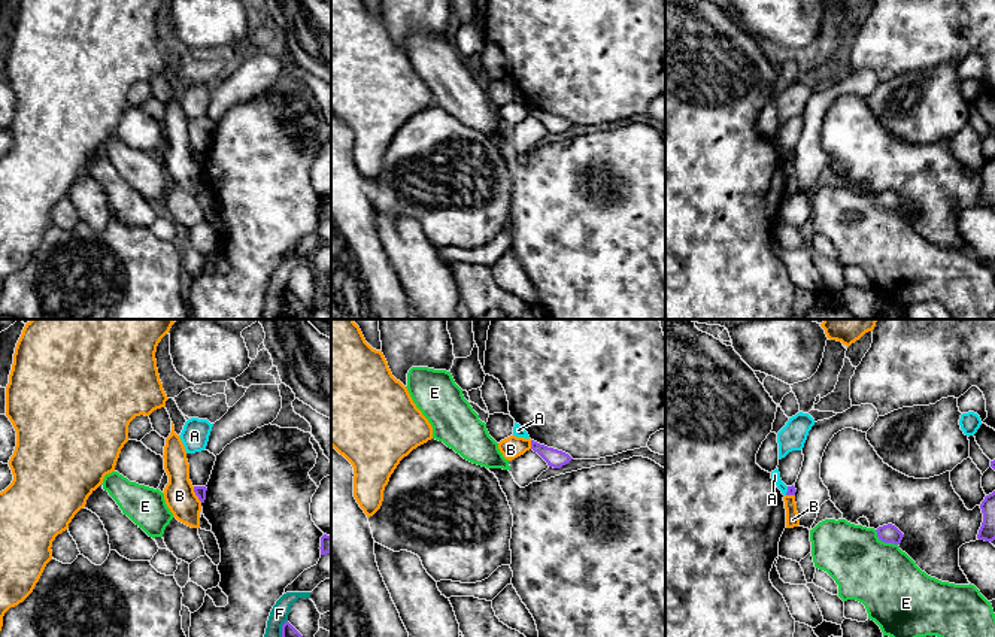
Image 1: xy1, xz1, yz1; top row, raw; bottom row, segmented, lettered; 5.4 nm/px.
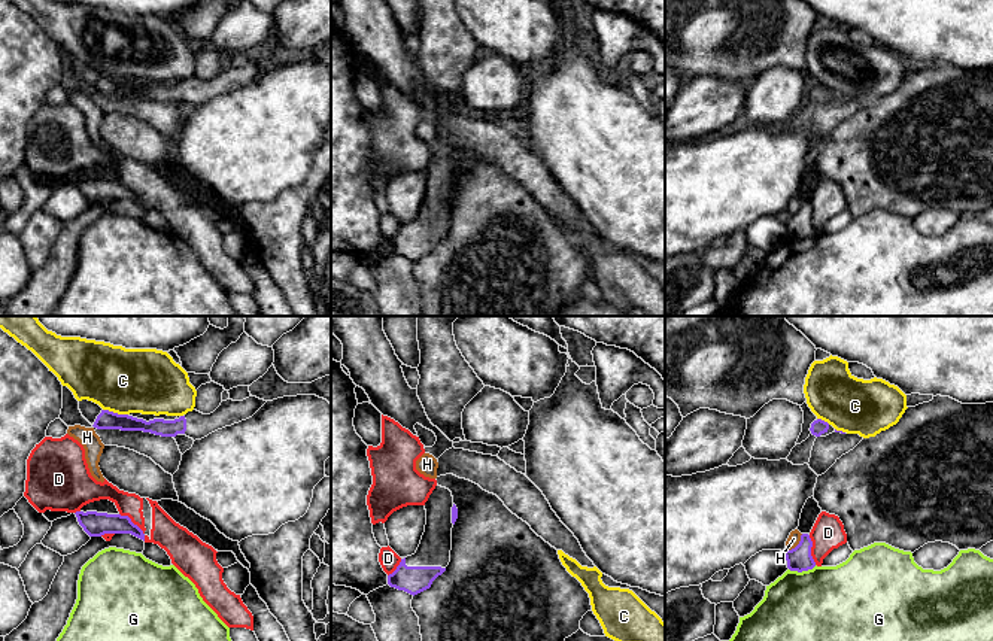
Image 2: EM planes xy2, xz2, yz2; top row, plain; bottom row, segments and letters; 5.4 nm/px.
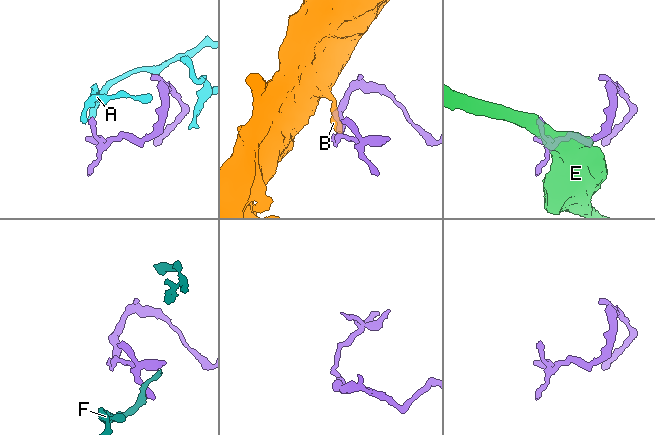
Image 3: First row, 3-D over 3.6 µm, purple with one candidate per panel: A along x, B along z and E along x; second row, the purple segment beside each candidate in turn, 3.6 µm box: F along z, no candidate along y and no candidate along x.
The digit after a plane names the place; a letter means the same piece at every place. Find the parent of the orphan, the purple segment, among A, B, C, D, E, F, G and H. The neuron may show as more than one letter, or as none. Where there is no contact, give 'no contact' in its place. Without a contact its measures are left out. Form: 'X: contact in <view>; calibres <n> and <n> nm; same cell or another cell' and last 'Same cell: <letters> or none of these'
A: contact in yz1; calibres 50 and 50 nm; another cell
B: contact in xy1; calibres 60 and 170 nm; another cell
C: contact in xy2; calibres 100 and 360 nm; another cell
D: contact in xy2; calibres 130 and 130 nm; another cell
E: contact in yz1; calibres 100 and 360 nm; another cell
F: contact in xy1; calibres 110 and 110 nm; another cell
G: contact in yz2; calibres 130 and 480 nm; another cell
H: contact in yz2; calibres 130 and 70 nm; another cell
Same cell: none of these

